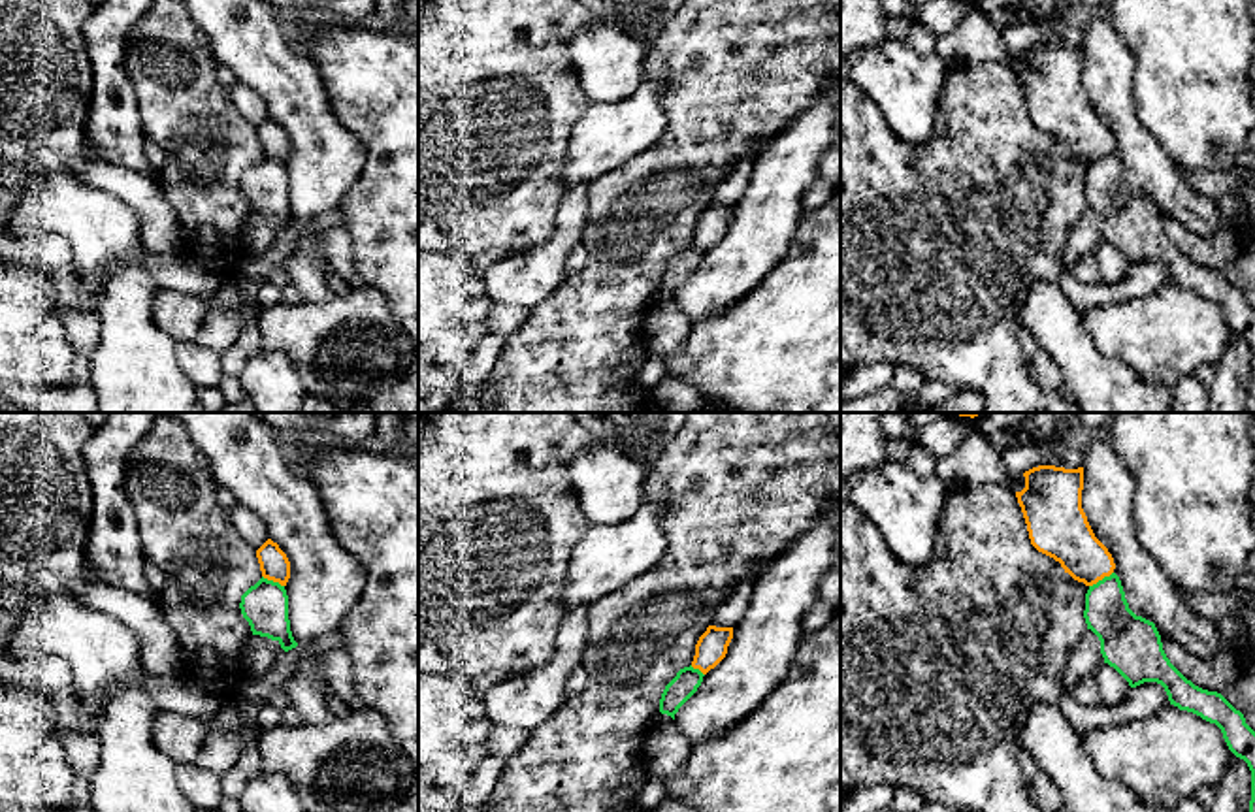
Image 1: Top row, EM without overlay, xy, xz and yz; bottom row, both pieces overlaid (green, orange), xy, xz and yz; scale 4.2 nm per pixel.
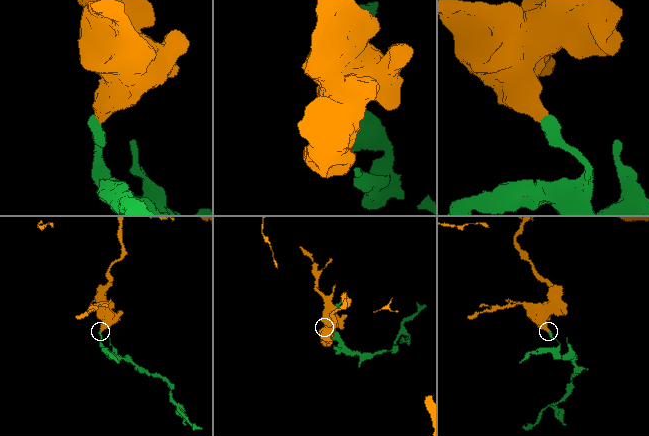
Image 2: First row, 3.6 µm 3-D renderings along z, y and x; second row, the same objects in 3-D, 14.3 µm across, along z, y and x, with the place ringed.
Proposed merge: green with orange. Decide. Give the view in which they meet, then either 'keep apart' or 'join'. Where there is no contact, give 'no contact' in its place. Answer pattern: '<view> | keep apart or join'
yz | keep apart

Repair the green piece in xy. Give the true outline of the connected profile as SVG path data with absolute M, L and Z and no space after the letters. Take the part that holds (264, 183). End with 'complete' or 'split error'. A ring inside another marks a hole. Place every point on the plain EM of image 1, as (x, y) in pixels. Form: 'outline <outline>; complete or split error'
outline M262 154L241 173L239 187L253 213L277 219L285 230L298 224L290 209L288 173L279 160Z; complete

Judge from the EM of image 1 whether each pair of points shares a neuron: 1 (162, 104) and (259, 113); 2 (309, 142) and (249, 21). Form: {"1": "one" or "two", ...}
{"1": "two", "2": "one"}

